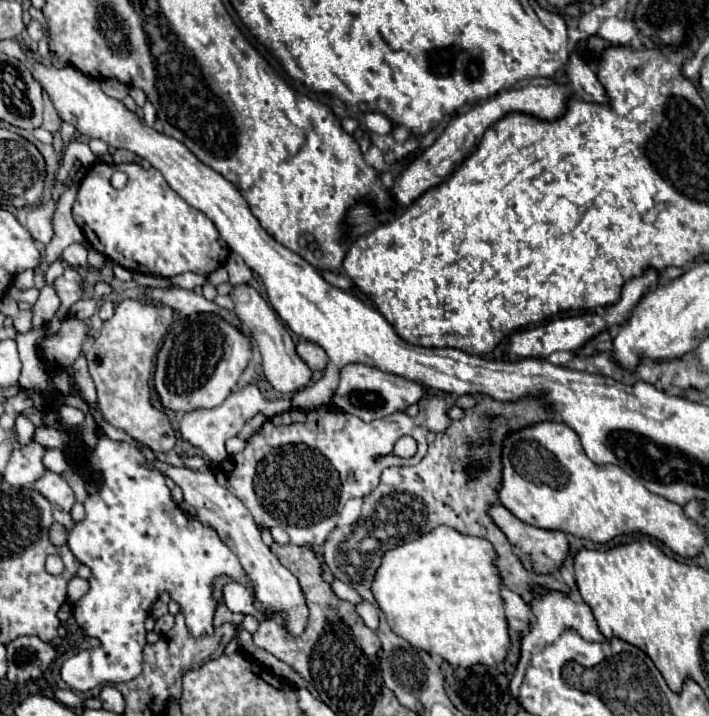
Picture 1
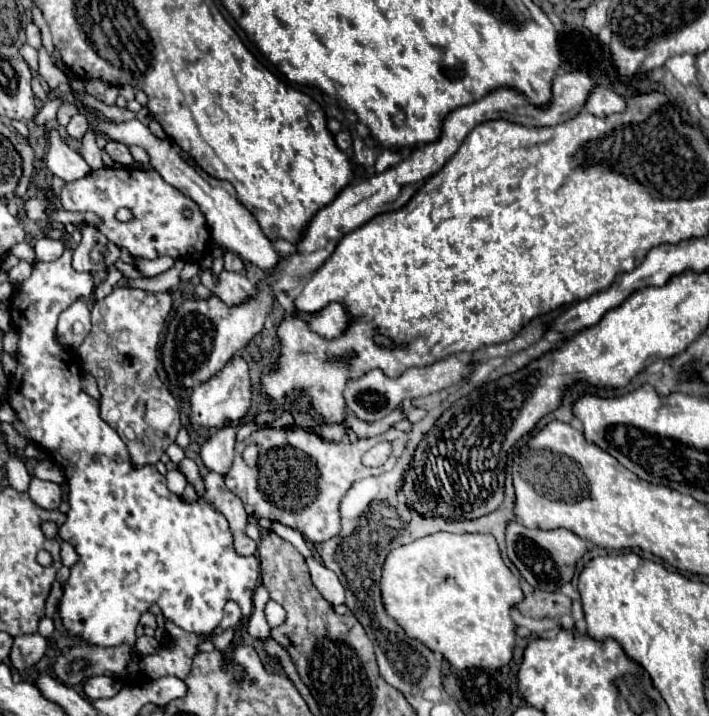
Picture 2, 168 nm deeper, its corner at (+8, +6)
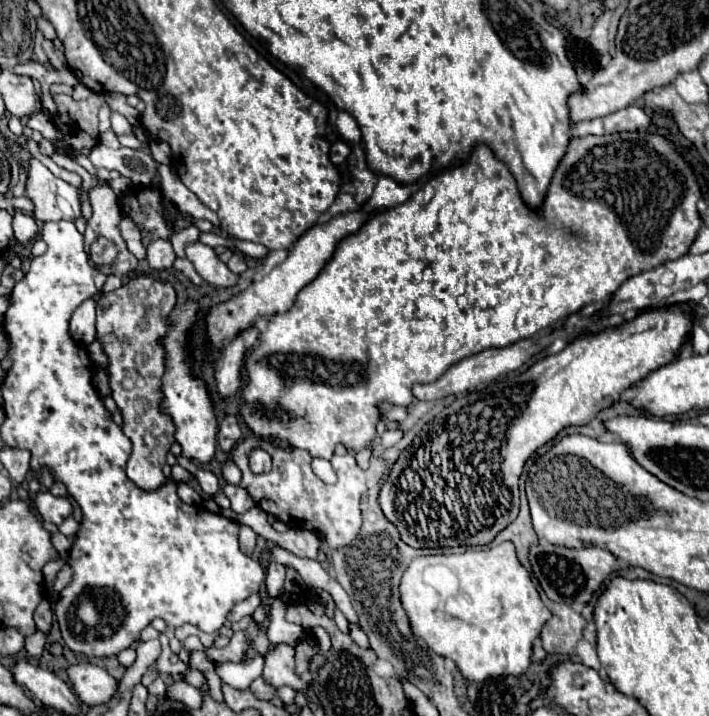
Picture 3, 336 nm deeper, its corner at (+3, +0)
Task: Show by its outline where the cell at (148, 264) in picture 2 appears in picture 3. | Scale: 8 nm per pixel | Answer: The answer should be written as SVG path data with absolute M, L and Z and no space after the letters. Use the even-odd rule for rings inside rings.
M164 238L150 240L148 246L146 246L146 250L148 250L146 260L150 262L150 266L154 270L170 270L172 268L176 254L174 254L172 244L168 240L164 240Z

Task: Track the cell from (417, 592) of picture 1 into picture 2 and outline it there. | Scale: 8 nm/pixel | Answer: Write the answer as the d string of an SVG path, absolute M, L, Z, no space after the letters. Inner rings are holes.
M435 532L393 548L383 564L381 600L389 616L401 624L409 638L421 640L433 652L441 652L443 658L459 670L473 666L501 668L507 666L513 656L515 622L509 610L523 600L523 592L517 578L505 566L495 538L489 534Z

